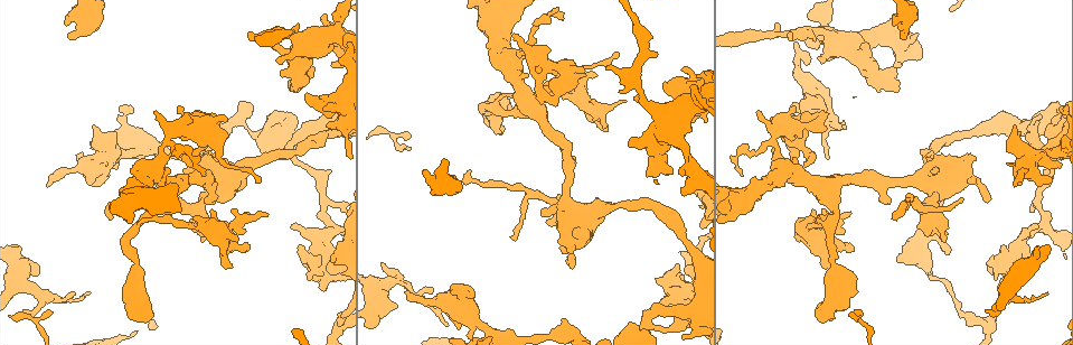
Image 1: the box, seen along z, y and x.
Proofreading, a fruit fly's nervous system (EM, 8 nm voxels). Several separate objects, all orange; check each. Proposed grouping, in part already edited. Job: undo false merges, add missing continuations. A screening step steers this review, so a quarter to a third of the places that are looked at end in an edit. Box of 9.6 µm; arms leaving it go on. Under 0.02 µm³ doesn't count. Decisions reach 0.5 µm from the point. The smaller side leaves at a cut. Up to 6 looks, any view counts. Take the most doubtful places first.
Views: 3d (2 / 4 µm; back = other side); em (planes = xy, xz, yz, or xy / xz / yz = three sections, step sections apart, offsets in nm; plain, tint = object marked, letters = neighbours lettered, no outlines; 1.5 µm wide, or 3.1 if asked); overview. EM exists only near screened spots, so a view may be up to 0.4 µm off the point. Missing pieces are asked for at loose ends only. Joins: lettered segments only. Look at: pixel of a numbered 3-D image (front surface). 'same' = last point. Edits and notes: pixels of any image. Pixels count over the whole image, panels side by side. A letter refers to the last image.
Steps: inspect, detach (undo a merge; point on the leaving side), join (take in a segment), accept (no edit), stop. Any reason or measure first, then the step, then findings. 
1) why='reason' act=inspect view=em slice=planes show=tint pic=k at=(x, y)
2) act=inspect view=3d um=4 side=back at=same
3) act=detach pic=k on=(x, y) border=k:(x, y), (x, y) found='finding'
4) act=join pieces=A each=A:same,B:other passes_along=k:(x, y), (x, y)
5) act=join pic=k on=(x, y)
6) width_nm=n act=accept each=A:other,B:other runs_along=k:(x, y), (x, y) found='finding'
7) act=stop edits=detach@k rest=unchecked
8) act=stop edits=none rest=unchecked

why='branch stops here' act=inspect view=em slice=xy step=8 show=letters pic=1 at=(459, 329)

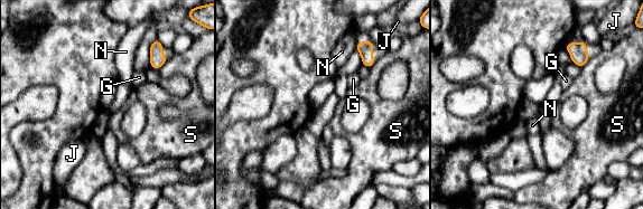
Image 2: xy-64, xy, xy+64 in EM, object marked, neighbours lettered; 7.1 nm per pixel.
act=inspect view=em slice=planes show=letters at=same

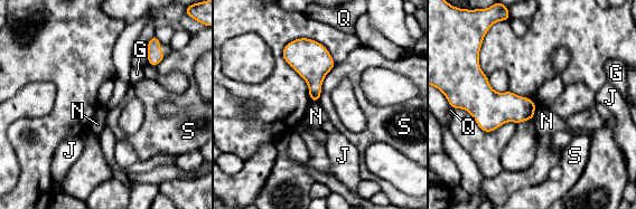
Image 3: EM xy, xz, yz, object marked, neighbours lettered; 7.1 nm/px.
longest_contact=S:300nm act=accept each=G:other,J:other,N:other,Q:other,S:other border=3:(536, 107), (533, 117) found='no lettered segment goes on from it'

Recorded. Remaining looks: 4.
why='an open end' act=inspect view=3d um=4 pic=1 at=(446, 326)

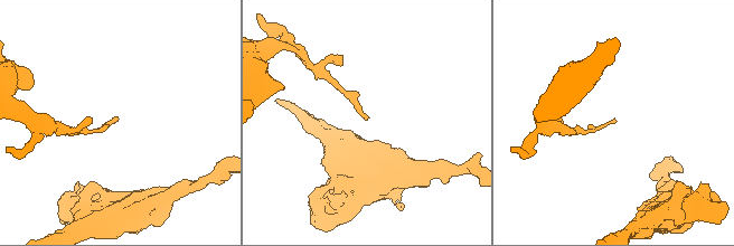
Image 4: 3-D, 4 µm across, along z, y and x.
why='now the EM' act=inspect view=em slice=xz step=4 show=letters pic=4 at=(117, 119)

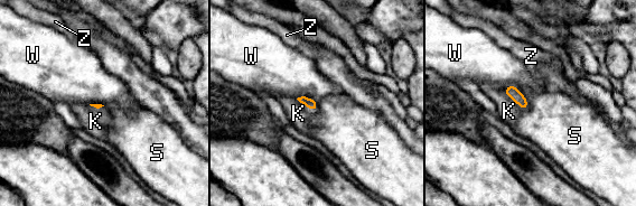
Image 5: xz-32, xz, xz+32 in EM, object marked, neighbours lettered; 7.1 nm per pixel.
act=join pieces=K each=K:same,S:other,W:other,Z:other passes_along=5:(513, 92), (513, 100), (508, 111) found='the neuron continues'

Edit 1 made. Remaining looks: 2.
why='free end' act=inspect view=3d um=2 pic=1 at=(265, 214)

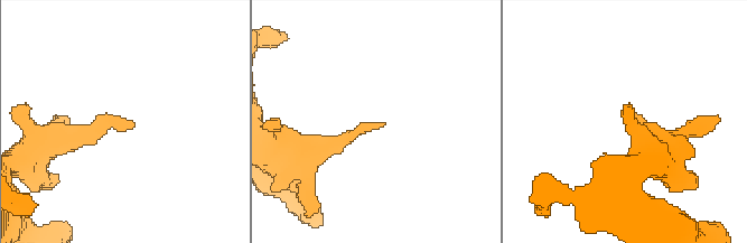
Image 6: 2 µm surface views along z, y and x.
why='shape alone is not enough' act=inspect view=em slice=planes show=letters pic=6 at=(128, 128)

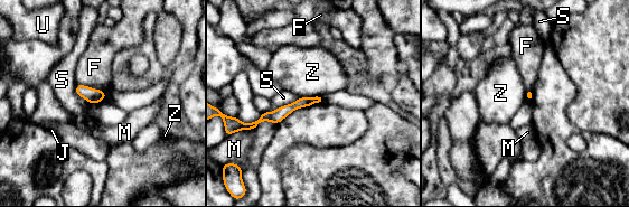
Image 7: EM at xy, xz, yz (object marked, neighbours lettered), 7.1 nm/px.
act=accept each=F:other,J:other,M:other,S:other,U:other,Z:other border=7:(320, 96), (300, 97) found='no lettered segment goes on from it'

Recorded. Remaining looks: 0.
act=stop edits=join@5 rest=unchecked

